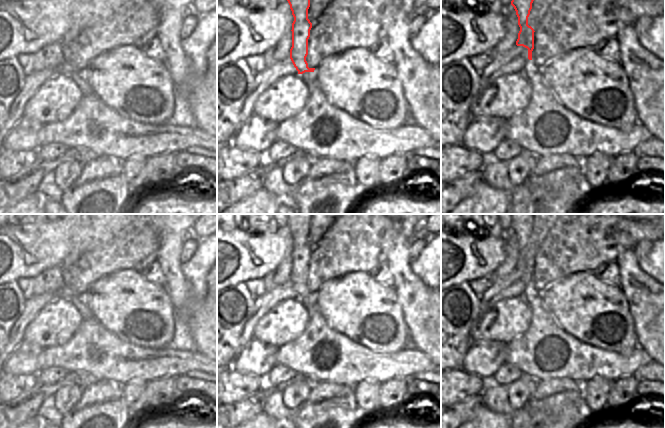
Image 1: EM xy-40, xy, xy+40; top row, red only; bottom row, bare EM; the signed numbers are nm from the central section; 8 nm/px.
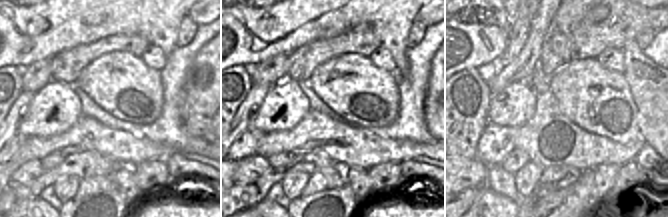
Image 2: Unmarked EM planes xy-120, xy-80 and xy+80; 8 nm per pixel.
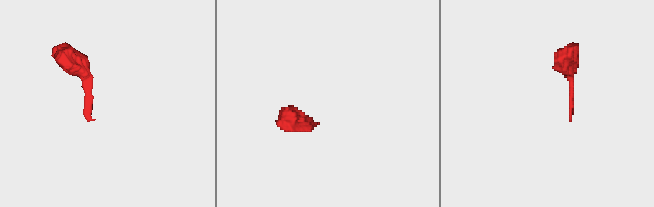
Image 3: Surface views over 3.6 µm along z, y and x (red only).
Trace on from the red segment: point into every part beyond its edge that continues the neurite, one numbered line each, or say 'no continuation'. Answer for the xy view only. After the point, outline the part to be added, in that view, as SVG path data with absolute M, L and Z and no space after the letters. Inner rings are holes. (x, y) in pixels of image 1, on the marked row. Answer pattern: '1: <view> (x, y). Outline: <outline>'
1: xy (321, 130). Outline: M314 72L299 74L308 87L308 99L304 107L293 117L278 124L276 140L291 144L296 150L306 153L312 160L333 158L355 162L363 156L380 160L395 154L412 154L417 148L441 146L426 130L413 122L387 130L361 122L343 110L333 106L314 79Z

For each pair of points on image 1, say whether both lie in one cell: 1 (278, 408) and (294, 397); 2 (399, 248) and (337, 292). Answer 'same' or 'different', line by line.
1: different
2: different

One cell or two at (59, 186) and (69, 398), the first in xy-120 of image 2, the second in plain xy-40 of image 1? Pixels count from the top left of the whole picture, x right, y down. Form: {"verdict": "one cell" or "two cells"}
{"verdict": "one cell"}

